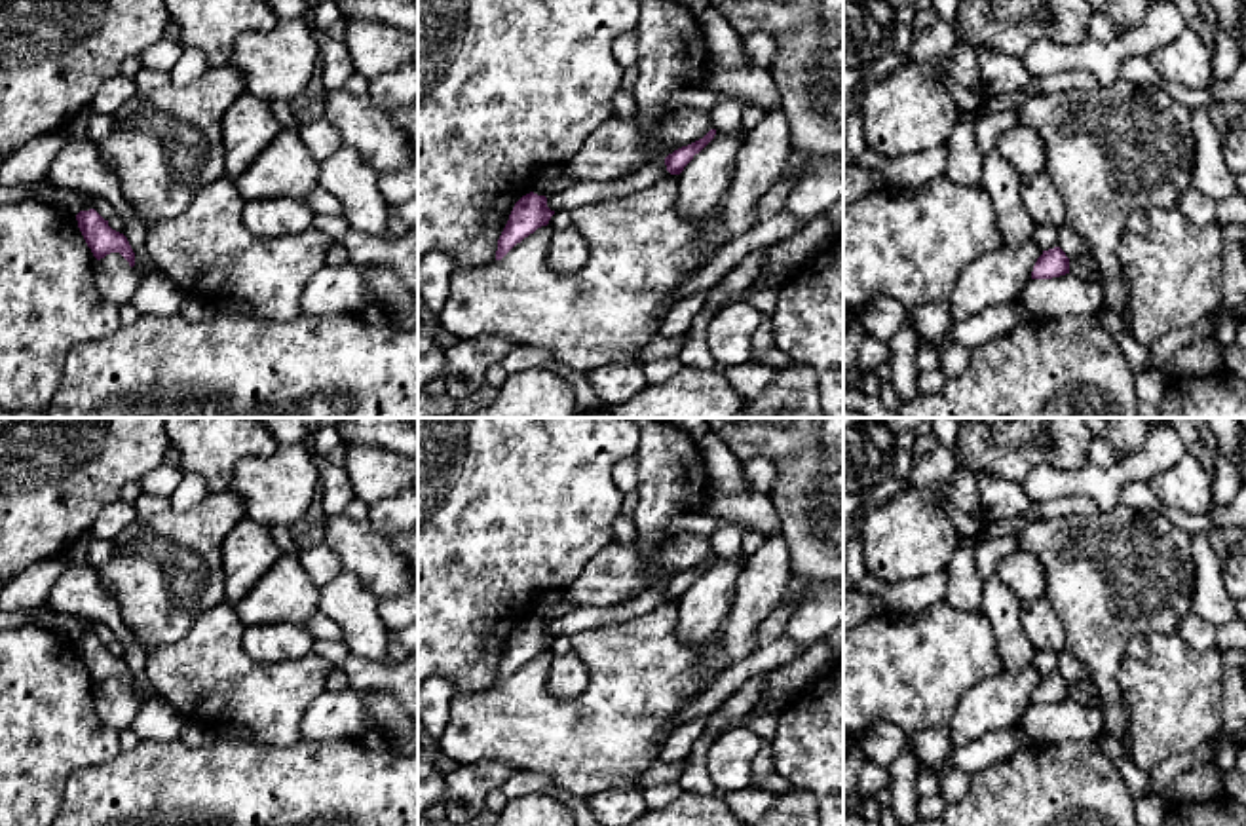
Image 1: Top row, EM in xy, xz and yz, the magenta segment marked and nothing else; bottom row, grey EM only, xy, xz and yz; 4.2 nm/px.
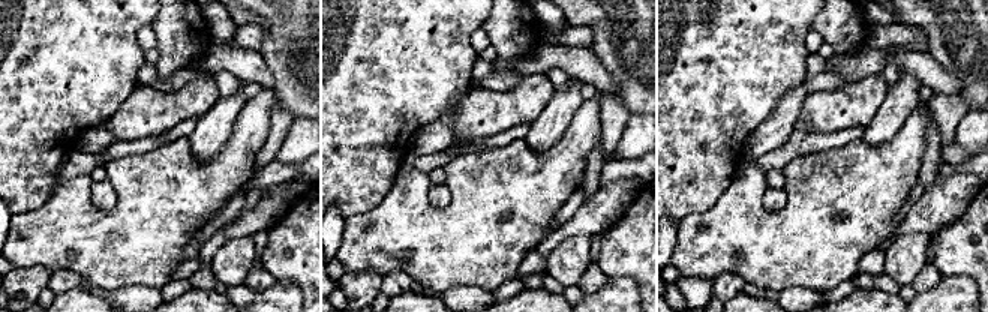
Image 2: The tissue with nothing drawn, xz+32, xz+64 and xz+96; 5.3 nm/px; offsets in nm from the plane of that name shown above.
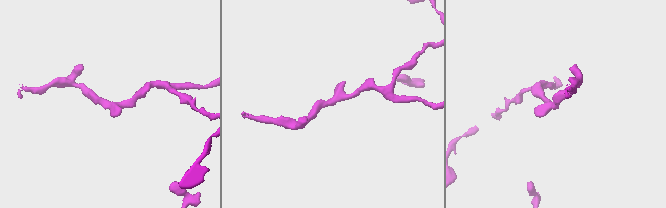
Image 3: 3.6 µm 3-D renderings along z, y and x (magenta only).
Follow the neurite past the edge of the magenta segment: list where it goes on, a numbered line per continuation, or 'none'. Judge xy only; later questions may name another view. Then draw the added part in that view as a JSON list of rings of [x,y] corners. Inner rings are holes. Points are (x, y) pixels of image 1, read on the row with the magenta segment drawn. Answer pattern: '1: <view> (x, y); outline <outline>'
none

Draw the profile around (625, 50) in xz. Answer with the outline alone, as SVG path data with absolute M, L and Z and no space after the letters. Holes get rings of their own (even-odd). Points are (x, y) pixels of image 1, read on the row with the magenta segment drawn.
M636 32L623 34L614 46L612 55L615 63L623 68L632 68L638 61L638 42Z

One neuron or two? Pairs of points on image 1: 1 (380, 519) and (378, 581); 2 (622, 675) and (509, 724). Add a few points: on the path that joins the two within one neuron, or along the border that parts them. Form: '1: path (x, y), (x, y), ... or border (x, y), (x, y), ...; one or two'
1: border (367, 519), (397, 553); two
2: path (593, 703), (578, 709), (563, 724), (538, 724); one

